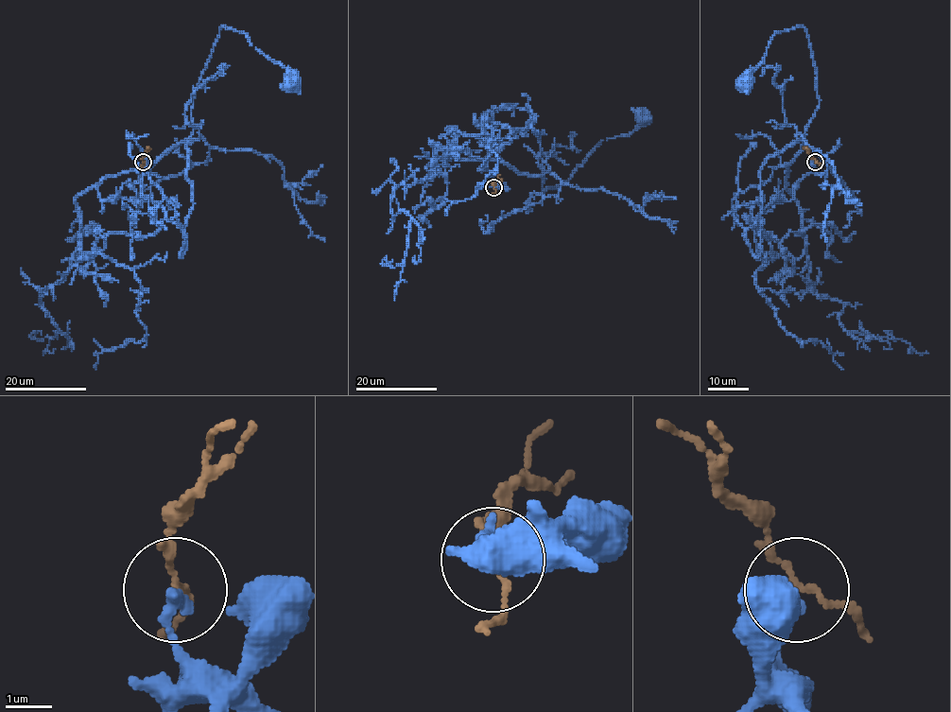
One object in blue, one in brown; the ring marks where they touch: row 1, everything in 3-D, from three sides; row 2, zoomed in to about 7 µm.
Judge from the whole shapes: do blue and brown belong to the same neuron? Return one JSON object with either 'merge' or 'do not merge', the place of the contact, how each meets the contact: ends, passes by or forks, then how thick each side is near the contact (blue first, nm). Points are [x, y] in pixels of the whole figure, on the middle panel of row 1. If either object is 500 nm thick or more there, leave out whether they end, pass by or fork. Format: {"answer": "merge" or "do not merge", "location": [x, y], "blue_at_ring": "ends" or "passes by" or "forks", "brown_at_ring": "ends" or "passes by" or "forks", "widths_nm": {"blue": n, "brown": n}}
{"answer": "do not merge", "location": [493, 187], "blue_at_ring": "ends", "brown_at_ring": "passes by", "widths_nm": {"blue": 300, "brown": 120}}

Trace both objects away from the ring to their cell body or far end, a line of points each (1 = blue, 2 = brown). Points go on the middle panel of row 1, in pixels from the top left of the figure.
1: (494, 187), (487, 161), (452, 151), (448, 157), (542, 176), (544, 190), (645, 116)
2: (494, 187), (499, 175)

